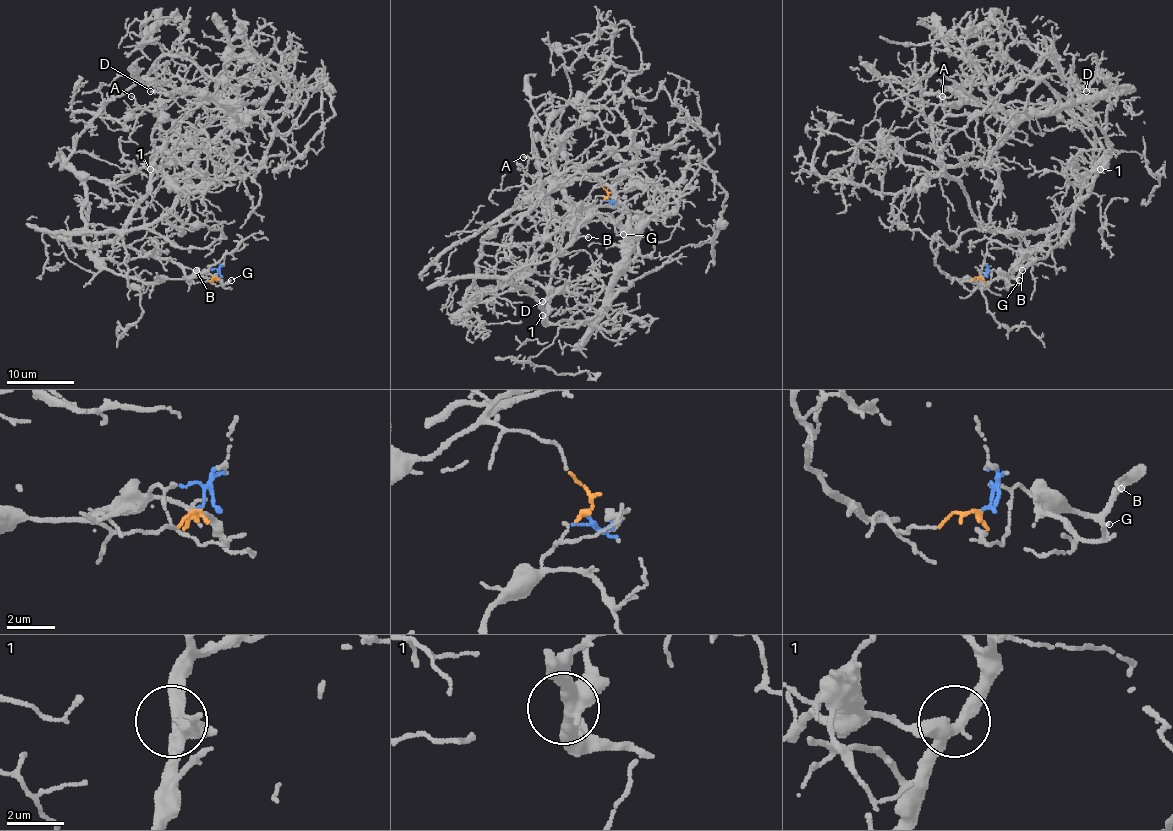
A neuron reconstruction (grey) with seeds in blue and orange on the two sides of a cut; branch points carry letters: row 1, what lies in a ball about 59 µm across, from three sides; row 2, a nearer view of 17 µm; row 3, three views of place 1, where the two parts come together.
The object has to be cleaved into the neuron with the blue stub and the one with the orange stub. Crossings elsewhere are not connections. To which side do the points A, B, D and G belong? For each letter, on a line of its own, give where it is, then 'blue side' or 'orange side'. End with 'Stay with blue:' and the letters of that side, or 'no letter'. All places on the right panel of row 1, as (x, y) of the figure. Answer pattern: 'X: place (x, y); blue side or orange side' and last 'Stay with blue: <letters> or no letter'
A: place (942, 96); blue side
B: place (1022, 270); blue side
D: place (1086, 91); blue side
G: place (1019, 280); blue side
Stay with blue: A, B, D, G

